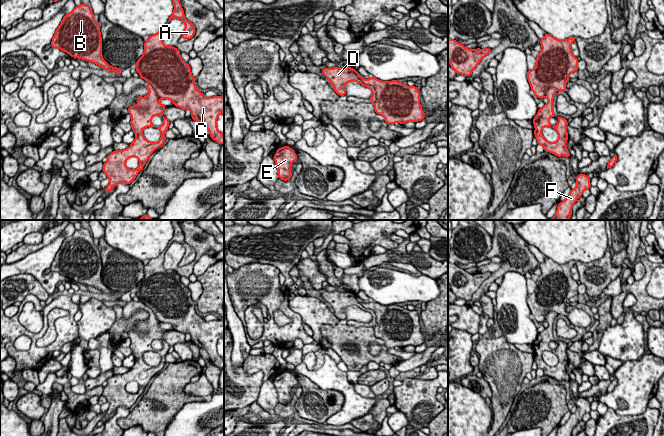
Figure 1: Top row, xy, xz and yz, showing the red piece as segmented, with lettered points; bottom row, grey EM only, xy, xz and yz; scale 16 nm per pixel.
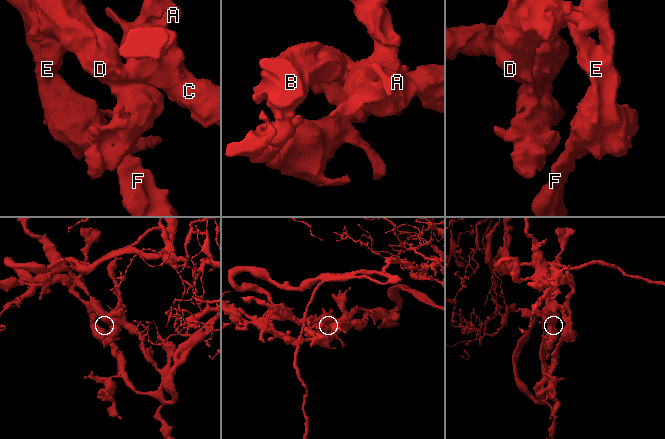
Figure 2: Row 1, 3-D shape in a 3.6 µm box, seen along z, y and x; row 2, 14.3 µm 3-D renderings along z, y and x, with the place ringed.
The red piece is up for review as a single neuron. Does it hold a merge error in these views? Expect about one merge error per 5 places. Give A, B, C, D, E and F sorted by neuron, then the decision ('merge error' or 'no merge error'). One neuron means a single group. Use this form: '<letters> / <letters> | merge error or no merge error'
A C E F / B D | merge error

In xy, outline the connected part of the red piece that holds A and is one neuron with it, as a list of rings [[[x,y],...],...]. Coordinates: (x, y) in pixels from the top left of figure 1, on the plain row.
[[[171,220],[171,222],[174,228],[174,234],[173,234],[172,239],[169,241],[169,245],[171,245],[173,242],[178,242],[182,244],[183,247],[185,248],[185,253],[184,253],[181,263],[186,262],[189,264],[195,259],[195,250],[185,242],[184,234],[179,225],[179,221]]]

